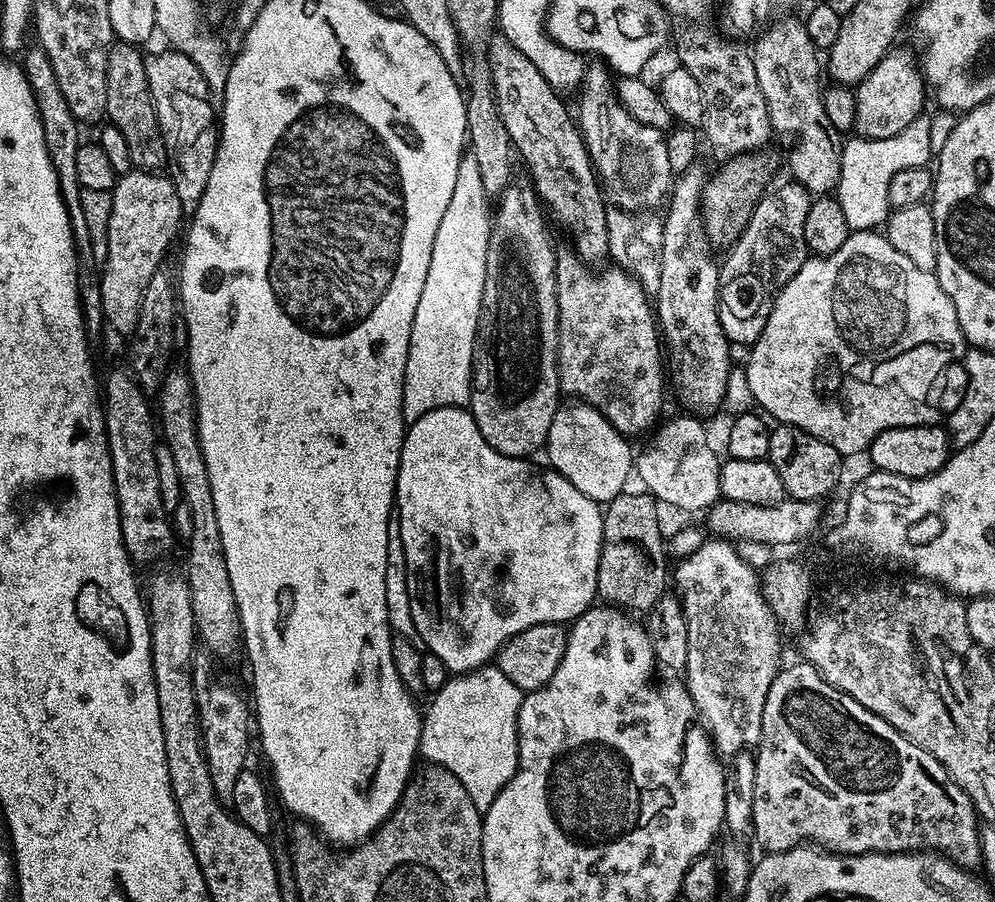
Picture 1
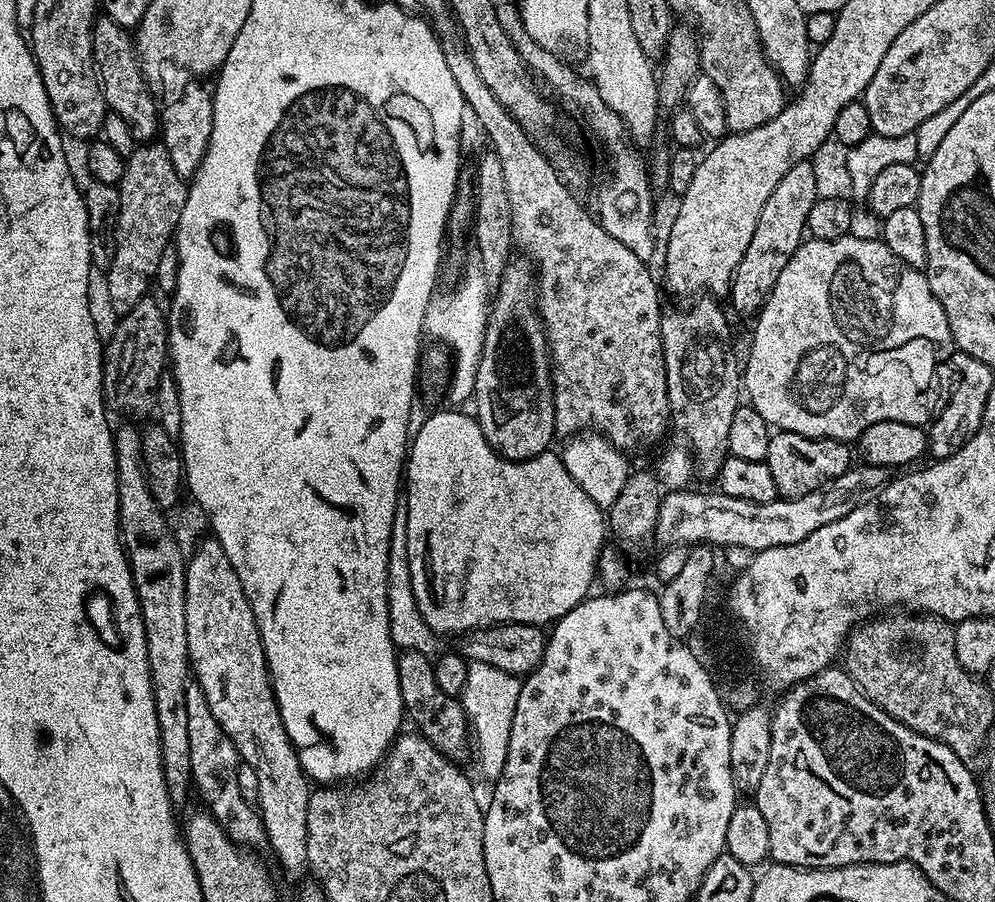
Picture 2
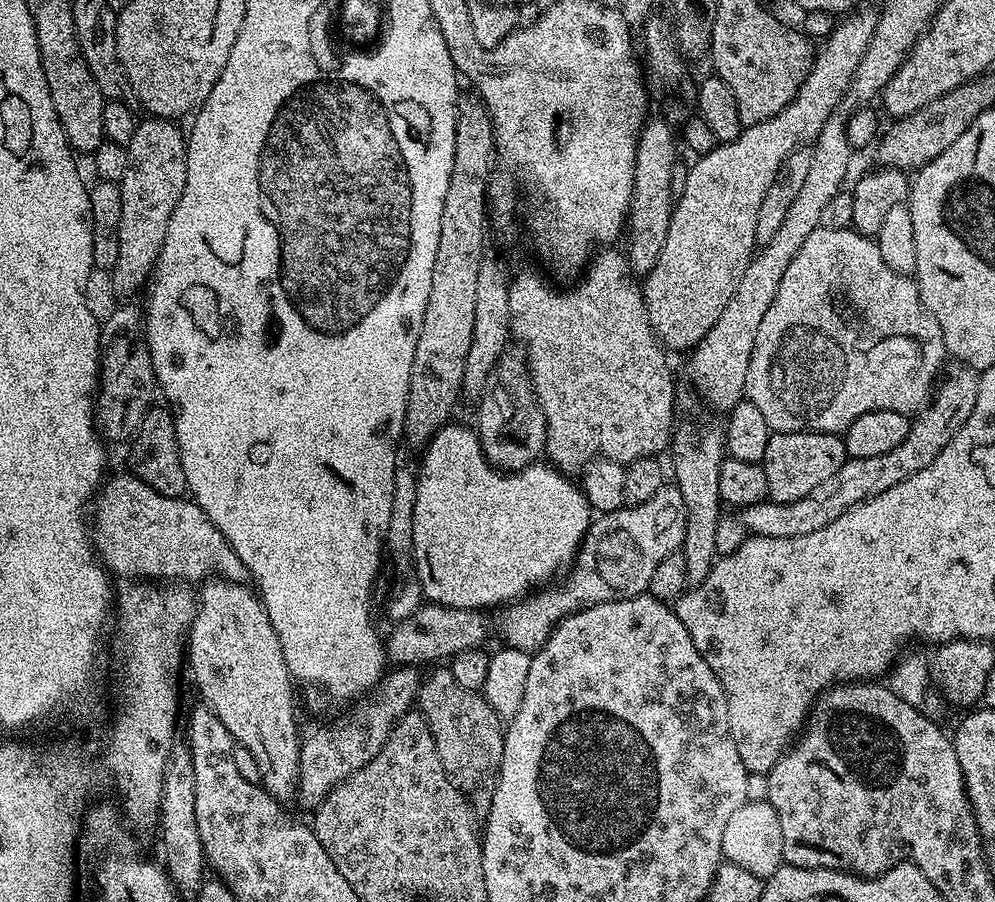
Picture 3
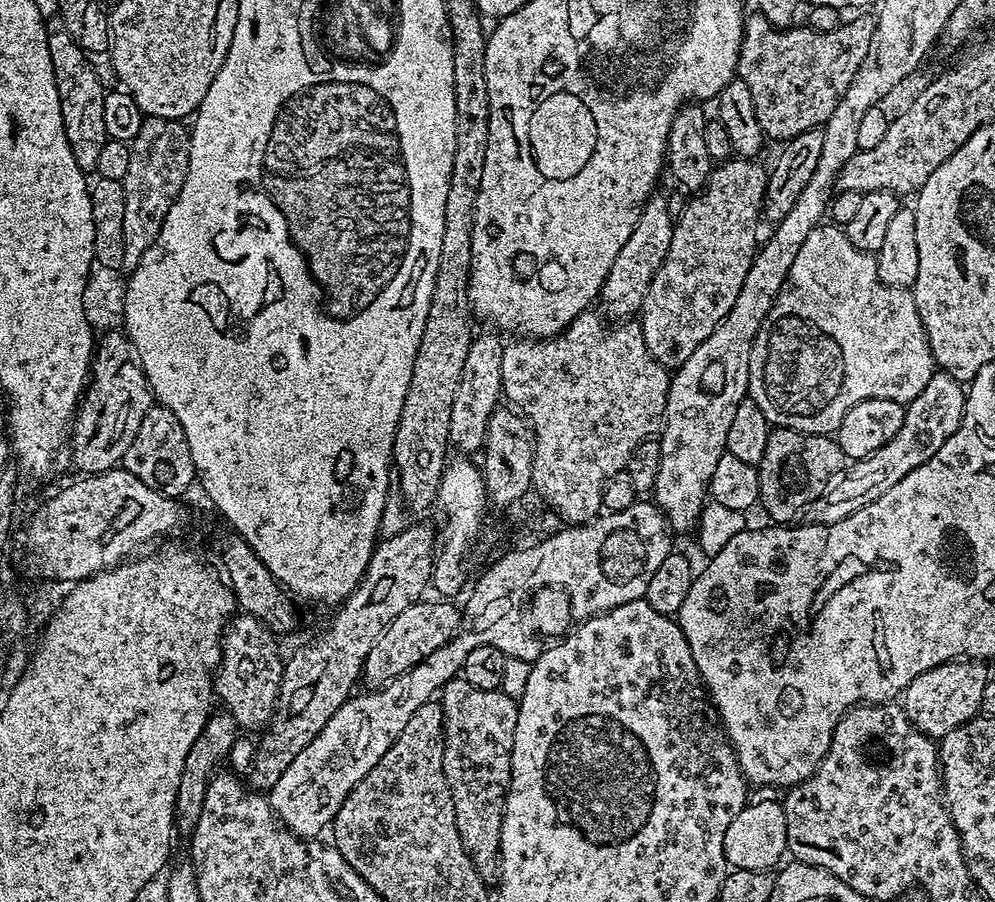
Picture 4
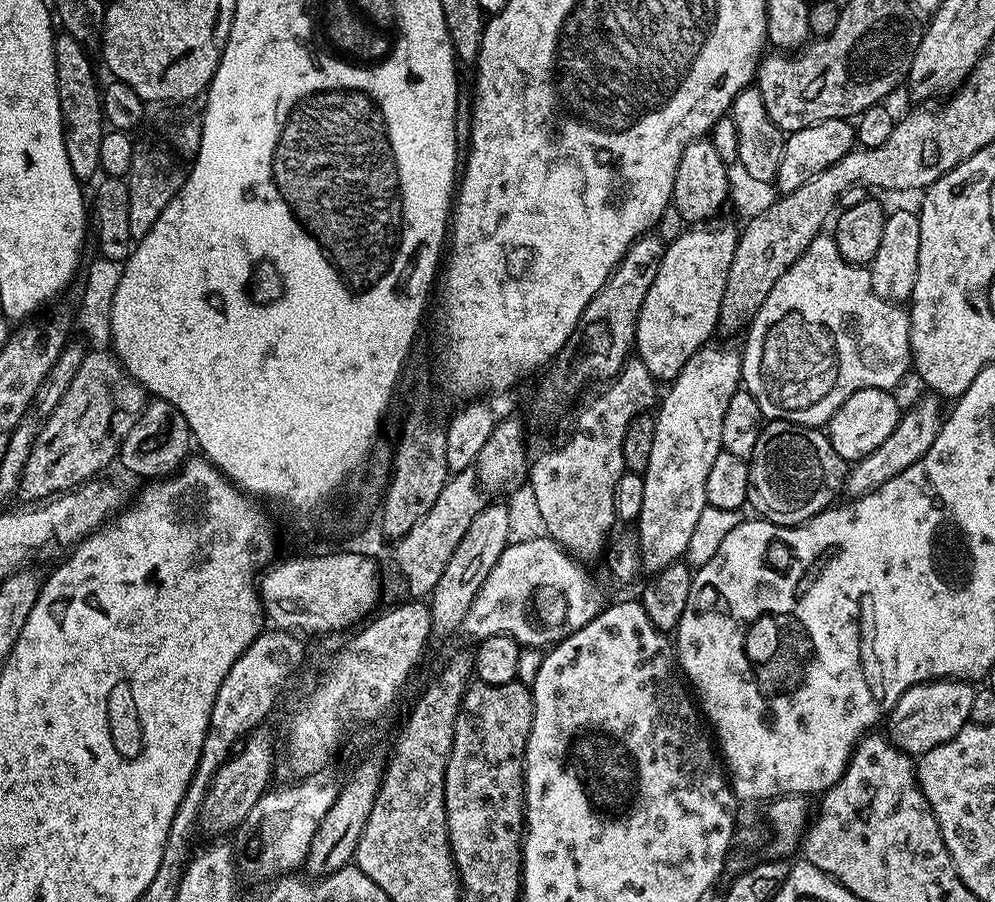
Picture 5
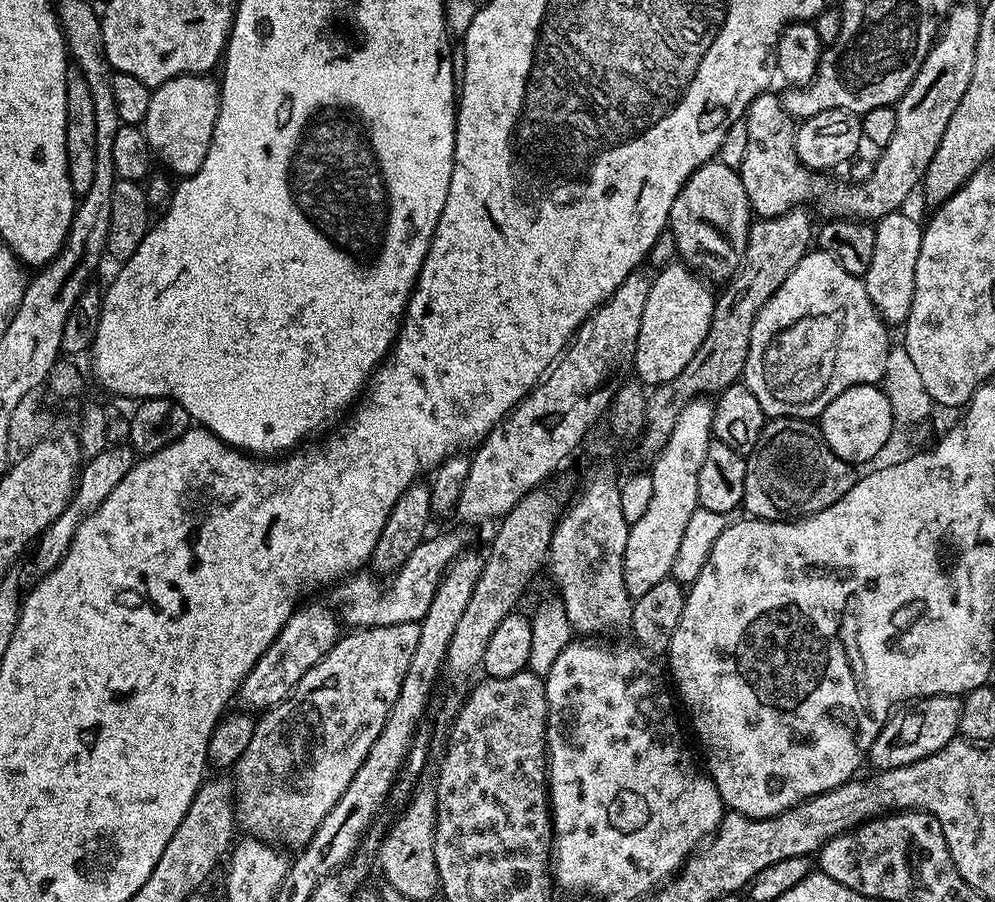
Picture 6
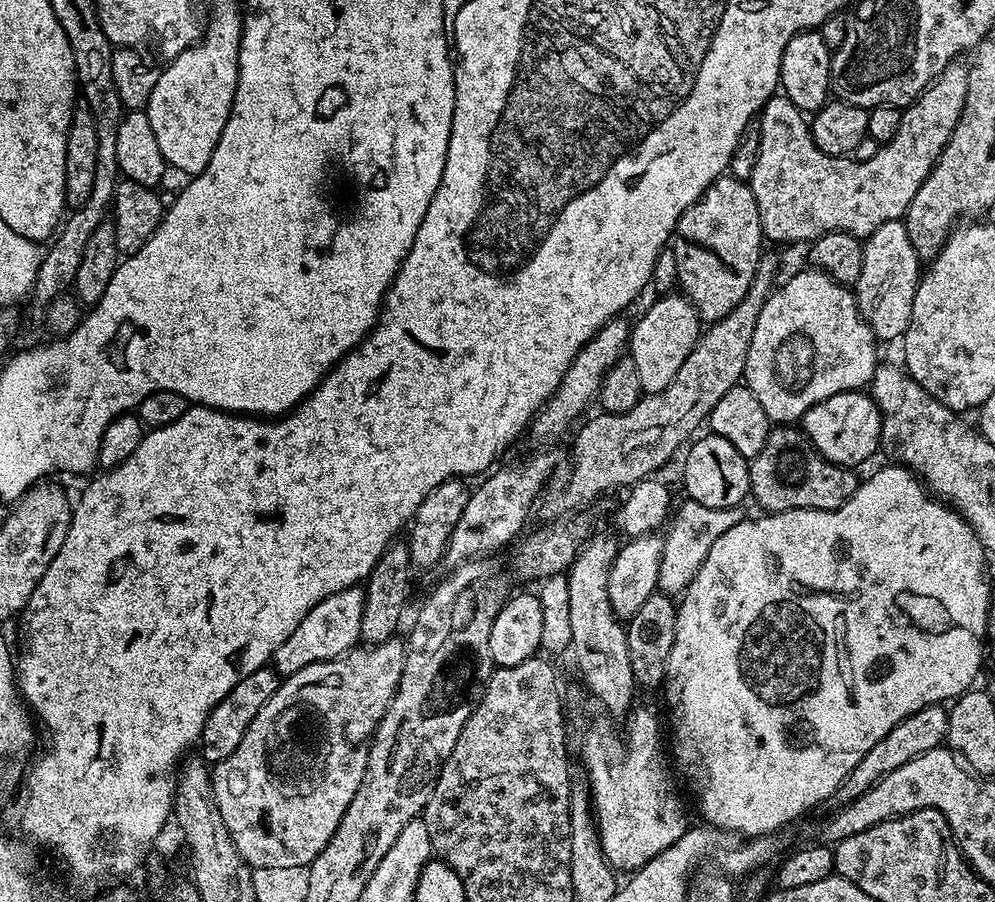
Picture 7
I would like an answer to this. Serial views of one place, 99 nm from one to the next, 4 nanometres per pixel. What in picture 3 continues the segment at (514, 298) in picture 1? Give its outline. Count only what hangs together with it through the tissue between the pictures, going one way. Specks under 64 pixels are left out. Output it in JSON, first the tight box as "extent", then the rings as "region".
{"extent":[478,347,546,472],"region":[[[509,347],[498,358],[483,392],[478,397],[480,403],[480,428],[478,435],[484,457],[493,468],[501,472],[517,472],[526,466],[537,463],[545,455],[546,418],[542,414],[536,395],[532,393],[532,381],[528,378],[528,358],[519,347]]]}

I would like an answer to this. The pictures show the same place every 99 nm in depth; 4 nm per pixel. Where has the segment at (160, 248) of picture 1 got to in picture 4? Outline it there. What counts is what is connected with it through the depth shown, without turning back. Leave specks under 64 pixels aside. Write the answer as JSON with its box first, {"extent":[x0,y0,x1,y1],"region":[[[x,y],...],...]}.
{"extent":[122,116,190,269],"region":[[[149,116],[142,122],[142,130],[138,130],[138,134],[128,144],[130,167],[127,168],[126,178],[122,181],[126,194],[126,214],[122,221],[125,269],[136,268],[142,254],[146,254],[146,250],[156,241],[158,230],[162,230],[162,222],[166,222],[166,214],[170,210],[170,206],[174,206],[174,202],[182,190],[182,182],[186,182],[190,162],[189,139],[189,129],[181,121]]]}

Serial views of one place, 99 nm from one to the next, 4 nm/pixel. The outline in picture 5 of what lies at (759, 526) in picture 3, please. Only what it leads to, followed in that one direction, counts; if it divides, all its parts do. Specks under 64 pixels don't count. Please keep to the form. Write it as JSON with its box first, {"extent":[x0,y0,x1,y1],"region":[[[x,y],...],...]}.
{"extent":[843,395,942,498],"region":[[[924,395],[928,396],[922,397],[909,412],[907,409],[901,415],[898,426],[894,426],[894,434],[890,434],[890,438],[886,438],[886,442],[882,442],[882,446],[878,446],[878,450],[874,450],[874,454],[855,461],[847,469],[843,491],[849,492],[847,494],[849,497],[855,498],[870,494],[878,486],[882,486],[882,482],[890,482],[890,478],[902,474],[902,470],[906,470],[906,466],[914,466],[914,462],[918,462],[926,454],[926,450],[930,450],[930,446],[934,446],[934,438],[939,434],[942,423],[939,404],[941,401],[935,395]]]}

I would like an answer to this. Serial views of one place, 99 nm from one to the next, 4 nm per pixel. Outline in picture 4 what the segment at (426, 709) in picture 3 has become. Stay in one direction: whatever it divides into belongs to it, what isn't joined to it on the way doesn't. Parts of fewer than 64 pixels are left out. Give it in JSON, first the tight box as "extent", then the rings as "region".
{"extent":[442,678,520,881],"region":[[[462,678],[446,682],[442,689],[444,706],[444,777],[454,798],[454,818],[458,826],[458,838],[466,846],[470,862],[484,881],[497,879],[500,866],[500,835],[504,817],[504,800],[508,796],[508,783],[512,777],[512,751],[514,730],[520,709],[517,697],[508,696],[502,690],[478,690]]]}

